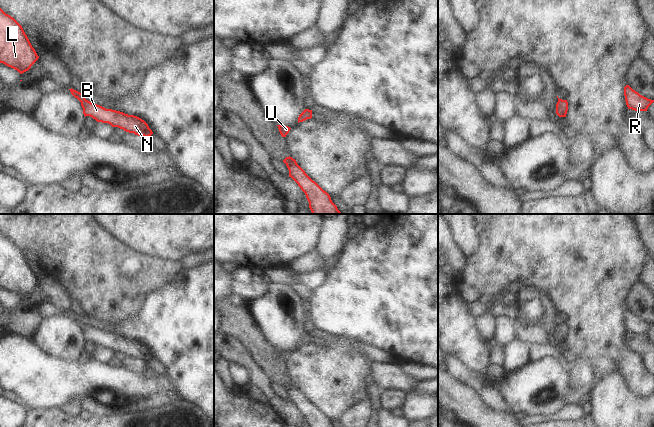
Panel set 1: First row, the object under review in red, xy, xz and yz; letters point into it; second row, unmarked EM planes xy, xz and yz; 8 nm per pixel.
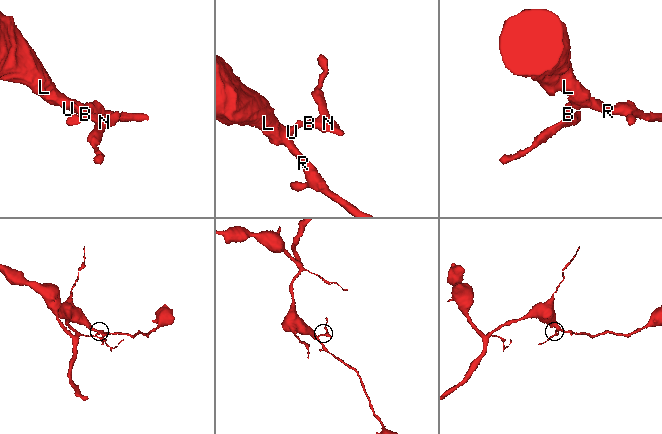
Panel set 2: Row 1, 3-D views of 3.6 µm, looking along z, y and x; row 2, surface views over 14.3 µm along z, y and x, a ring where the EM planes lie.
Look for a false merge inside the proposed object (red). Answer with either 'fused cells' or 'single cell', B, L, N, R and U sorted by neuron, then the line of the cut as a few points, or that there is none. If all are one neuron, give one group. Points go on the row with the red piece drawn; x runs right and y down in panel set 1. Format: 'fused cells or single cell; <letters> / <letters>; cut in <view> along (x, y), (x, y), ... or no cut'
single cell; B L N R U; no cut

